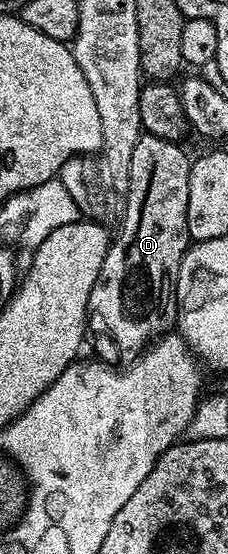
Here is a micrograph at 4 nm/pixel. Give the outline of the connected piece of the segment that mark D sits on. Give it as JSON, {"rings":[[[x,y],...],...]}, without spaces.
{"rings":[[[142,133],[139,144],[135,144],[129,169],[129,192],[125,195],[125,209],[120,215],[121,231],[110,241],[95,288],[91,288],[89,314],[101,317],[110,340],[128,356],[142,353],[158,336],[172,331],[177,320],[177,277],[185,251],[191,245],[187,228],[191,158],[179,147],[177,142],[147,133]]]}

